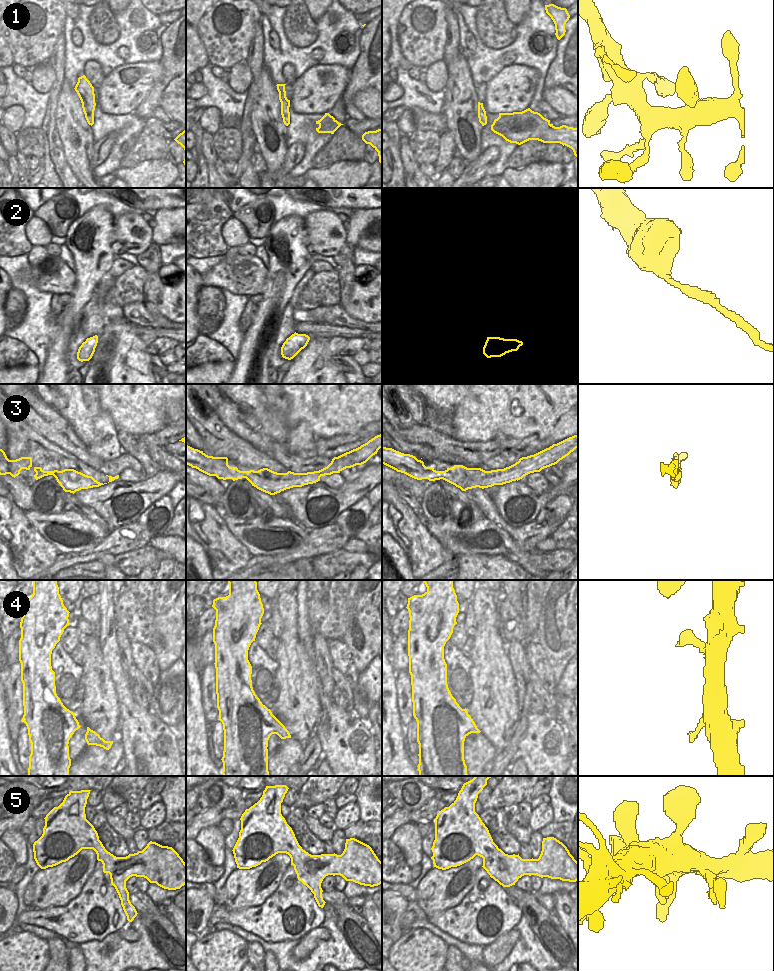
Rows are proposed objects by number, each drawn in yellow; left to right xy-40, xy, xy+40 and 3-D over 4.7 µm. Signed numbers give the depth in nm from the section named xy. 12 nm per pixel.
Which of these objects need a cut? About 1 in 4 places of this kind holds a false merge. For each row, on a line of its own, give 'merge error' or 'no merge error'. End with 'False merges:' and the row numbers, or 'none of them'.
1: no merge error
2: no merge error
3: no merge error
4: no merge error
5: no merge error
False merges: none of them

